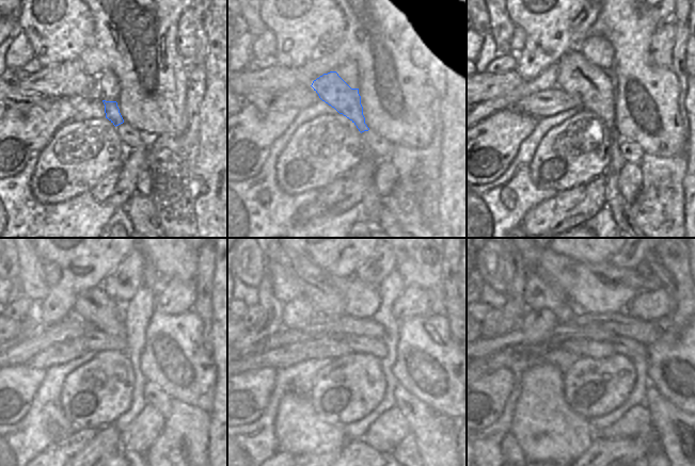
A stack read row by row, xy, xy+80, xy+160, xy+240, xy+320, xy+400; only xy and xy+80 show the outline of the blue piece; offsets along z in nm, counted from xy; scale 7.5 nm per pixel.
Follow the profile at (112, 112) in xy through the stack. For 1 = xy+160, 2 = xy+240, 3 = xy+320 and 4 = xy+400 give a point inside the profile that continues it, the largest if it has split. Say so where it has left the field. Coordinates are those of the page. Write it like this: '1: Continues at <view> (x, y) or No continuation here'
1: Continues at xy+160 (596, 87)
2: Continues at xy+240 (94, 306)
3: Continues at xy+320 (327, 301)
4: Continues at xy+400 (532, 259)

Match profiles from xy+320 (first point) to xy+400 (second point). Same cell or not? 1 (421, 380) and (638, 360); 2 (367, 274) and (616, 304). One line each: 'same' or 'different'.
1: different
2: different

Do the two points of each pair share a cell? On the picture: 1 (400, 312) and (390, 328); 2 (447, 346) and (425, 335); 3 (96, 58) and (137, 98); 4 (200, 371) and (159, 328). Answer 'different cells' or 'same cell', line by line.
1: different cells
2: same cell
3: same cell
4: same cell

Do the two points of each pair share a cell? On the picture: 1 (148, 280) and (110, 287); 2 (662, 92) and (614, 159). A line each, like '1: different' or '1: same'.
1: different
2: different

